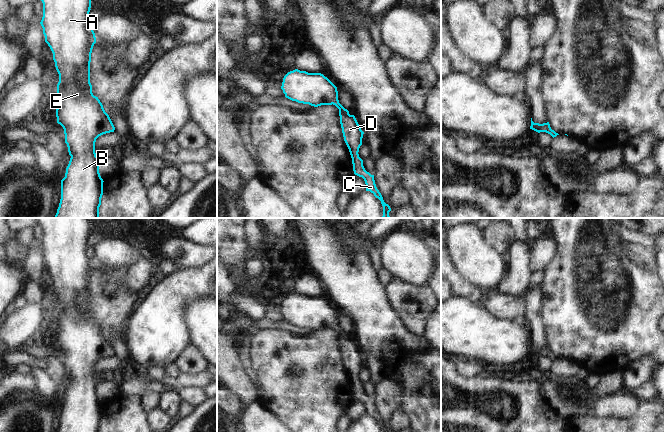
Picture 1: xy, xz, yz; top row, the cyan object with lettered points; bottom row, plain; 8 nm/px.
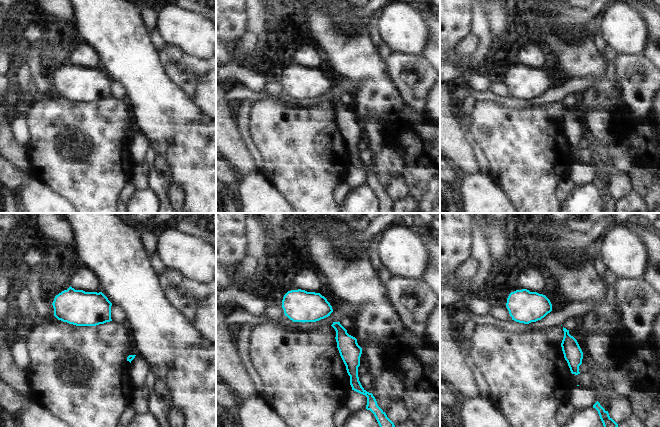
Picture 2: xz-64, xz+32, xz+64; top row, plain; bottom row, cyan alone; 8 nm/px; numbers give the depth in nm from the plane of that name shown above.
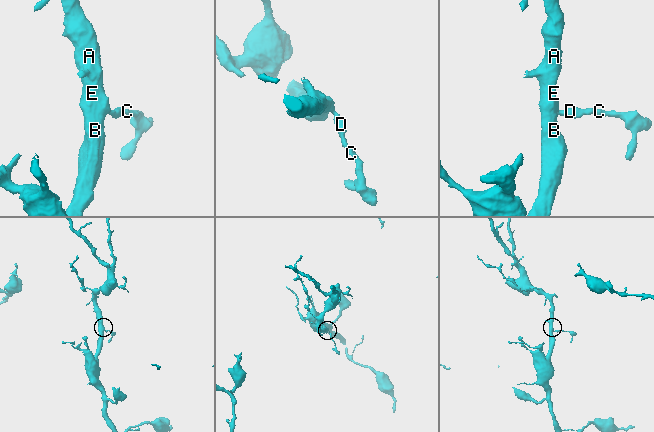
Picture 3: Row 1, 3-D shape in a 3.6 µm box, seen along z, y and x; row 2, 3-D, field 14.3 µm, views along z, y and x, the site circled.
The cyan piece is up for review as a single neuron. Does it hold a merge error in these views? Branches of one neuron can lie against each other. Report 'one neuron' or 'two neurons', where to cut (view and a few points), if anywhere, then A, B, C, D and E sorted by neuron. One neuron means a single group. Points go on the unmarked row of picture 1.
one neuron; cut none; groups A B C D E

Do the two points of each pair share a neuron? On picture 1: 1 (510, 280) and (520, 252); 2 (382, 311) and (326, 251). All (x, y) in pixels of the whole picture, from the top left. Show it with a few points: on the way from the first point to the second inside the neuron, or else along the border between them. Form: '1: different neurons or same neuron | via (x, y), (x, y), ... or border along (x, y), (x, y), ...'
1: same neuron | via (517, 273), (517, 259)
2: same neuron | via (367, 296), (351, 280), (348, 273), (341, 266)

